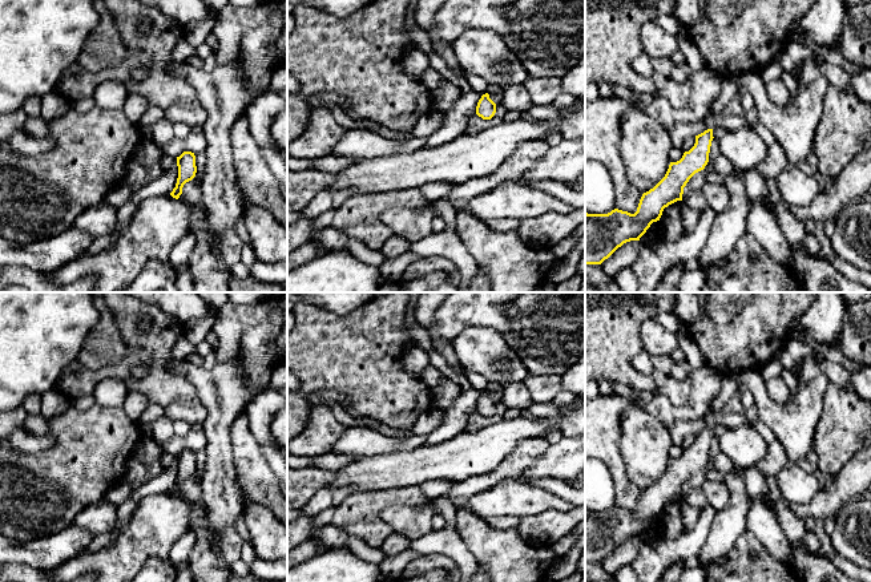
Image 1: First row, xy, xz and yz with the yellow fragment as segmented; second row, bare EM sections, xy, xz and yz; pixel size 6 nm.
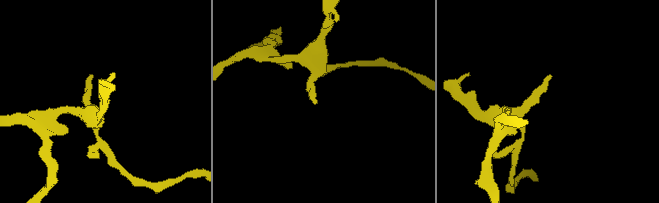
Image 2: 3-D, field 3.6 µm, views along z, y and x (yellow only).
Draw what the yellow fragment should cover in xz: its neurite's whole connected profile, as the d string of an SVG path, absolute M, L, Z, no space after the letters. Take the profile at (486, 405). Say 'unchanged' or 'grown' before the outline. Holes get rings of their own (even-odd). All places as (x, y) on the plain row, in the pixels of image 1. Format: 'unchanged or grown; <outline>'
unchanged; M485 391L477 400L476 412L483 417L491 417L496 411L496 401L489 396L489 392Z

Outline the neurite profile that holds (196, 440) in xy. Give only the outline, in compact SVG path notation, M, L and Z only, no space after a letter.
M190 431L185 436L173 436L168 441L158 444L162 452L173 456L180 454L184 449L191 449L194 452L203 450L206 446L206 436L203 431Z

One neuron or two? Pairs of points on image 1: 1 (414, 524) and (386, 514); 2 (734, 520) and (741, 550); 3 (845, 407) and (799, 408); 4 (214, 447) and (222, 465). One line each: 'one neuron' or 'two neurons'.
1: one neuron
2: two neurons
3: two neurons
4: one neuron

